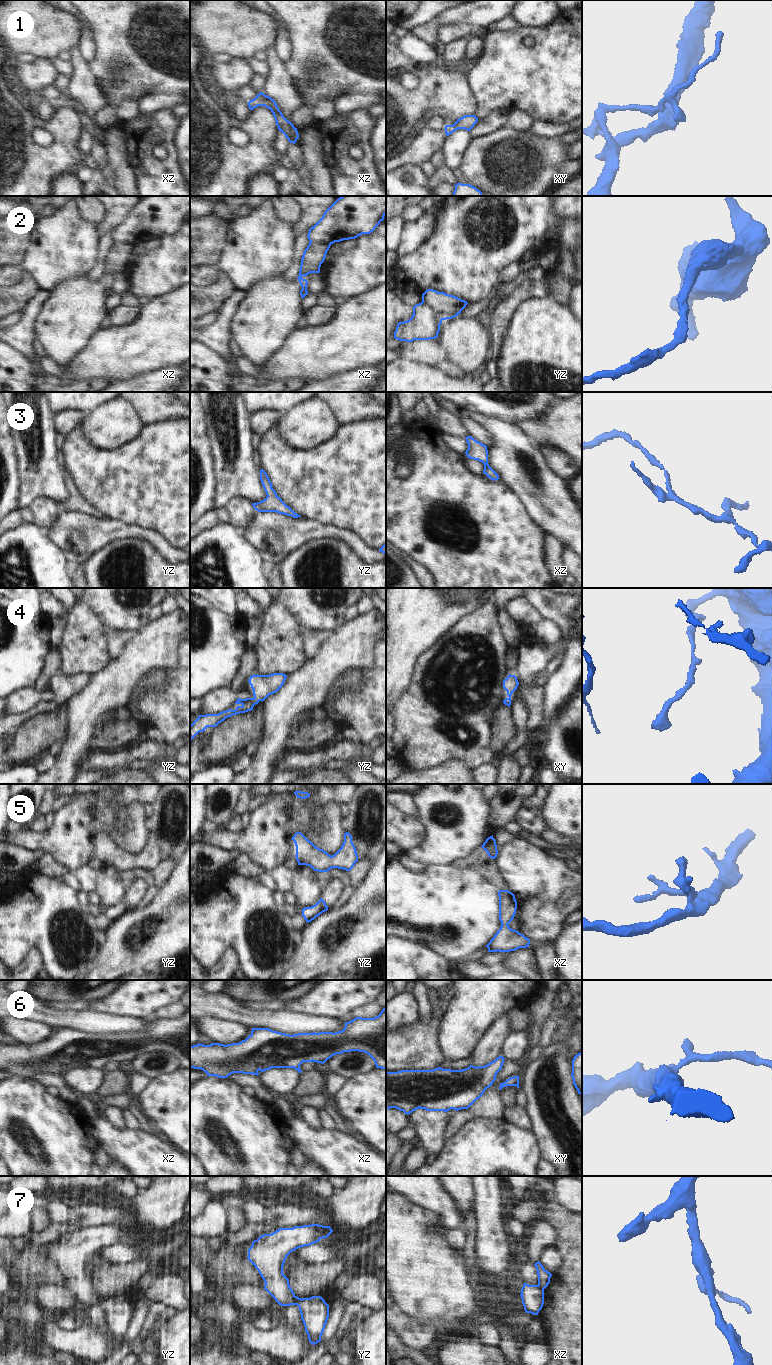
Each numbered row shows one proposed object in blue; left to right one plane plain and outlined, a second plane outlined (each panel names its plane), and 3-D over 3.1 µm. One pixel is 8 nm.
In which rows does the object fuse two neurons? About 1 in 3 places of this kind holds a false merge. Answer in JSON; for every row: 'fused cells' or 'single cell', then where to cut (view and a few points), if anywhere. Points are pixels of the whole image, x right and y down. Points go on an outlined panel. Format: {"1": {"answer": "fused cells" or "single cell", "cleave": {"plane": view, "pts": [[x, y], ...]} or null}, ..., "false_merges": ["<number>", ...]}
{"1": {"answer": "single cell", "cleave": null}, "2": {"answer": "fused cells", "cleave": {"plane": "yz", "pts": [[422, 300], [442, 319]]}}, "3": {"answer": "single cell", "cleave": null}, "4": {"answer": "single cell", "cleave": null}, "5": {"answer": "single cell", "cleave": null}, "6": {"answer": "single cell", "cleave": null}, "7": {"answer": "fused cells", "cleave": {"plane": "yz", "pts": [[301, 1299], [297, 1305]]}}, "false_merges": ["2", "7"]}

